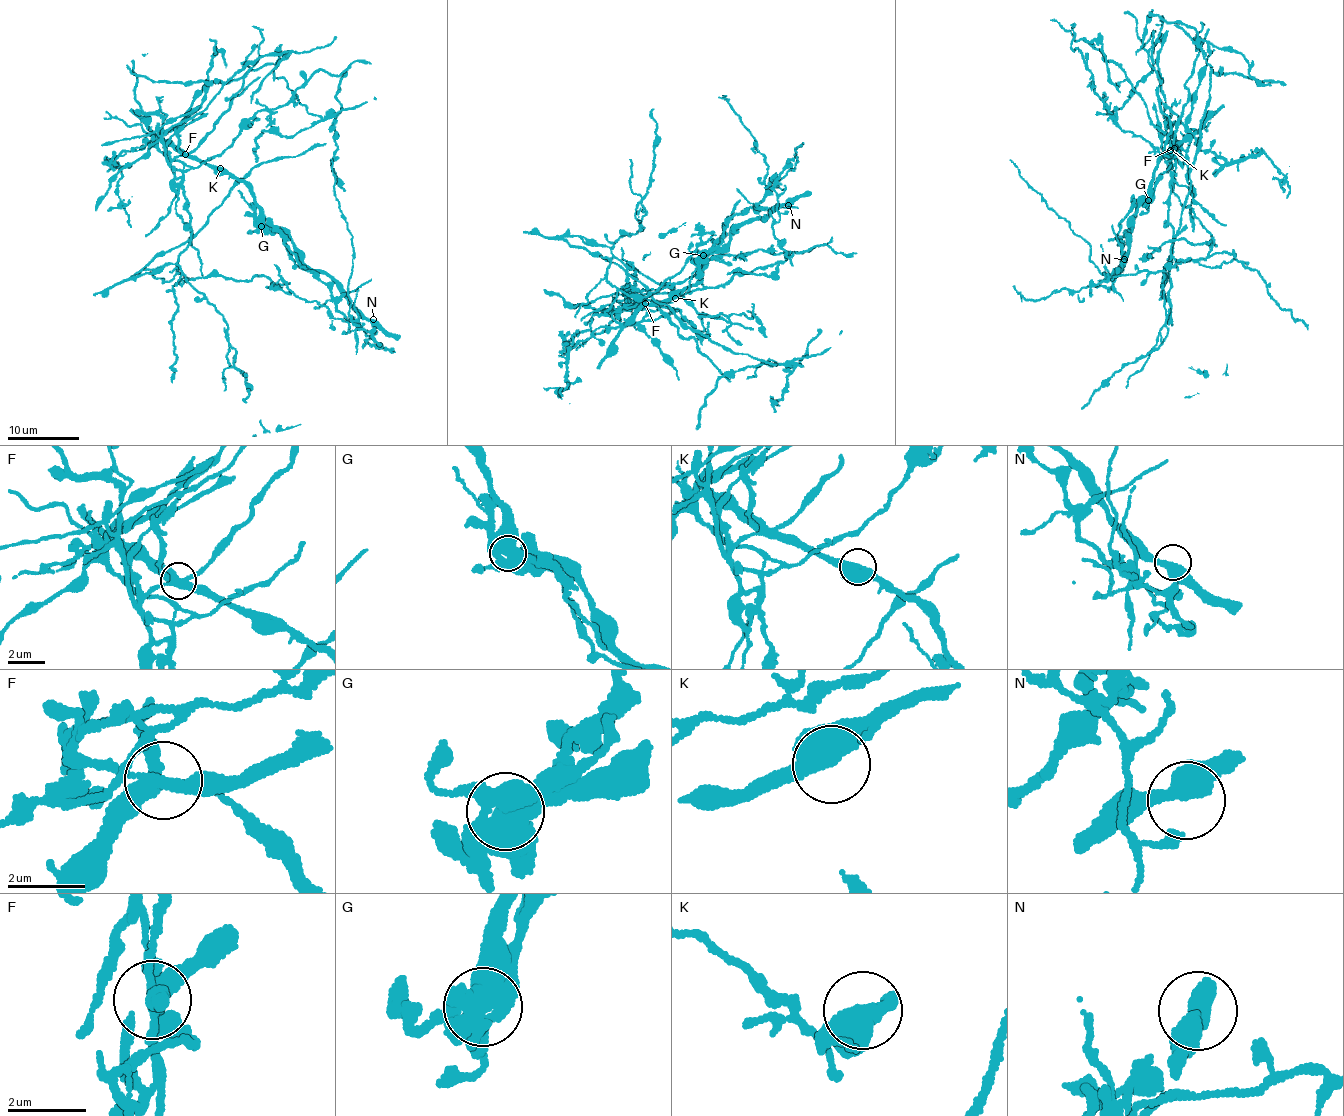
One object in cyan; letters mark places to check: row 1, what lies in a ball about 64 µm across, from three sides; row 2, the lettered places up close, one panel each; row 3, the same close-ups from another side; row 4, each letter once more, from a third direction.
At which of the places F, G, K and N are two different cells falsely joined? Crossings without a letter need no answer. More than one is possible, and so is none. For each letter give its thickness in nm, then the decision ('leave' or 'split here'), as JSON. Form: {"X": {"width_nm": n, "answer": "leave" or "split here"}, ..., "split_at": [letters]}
{"F": {"width_nm": 340, "answer": "split here"}, "G": {"width_nm": 550, "answer": "split here"}, "K": {"width_nm": 500, "answer": "leave"}, "N": {"width_nm": 400, "answer": "leave"}, "split_at": ["F", "G"]}

